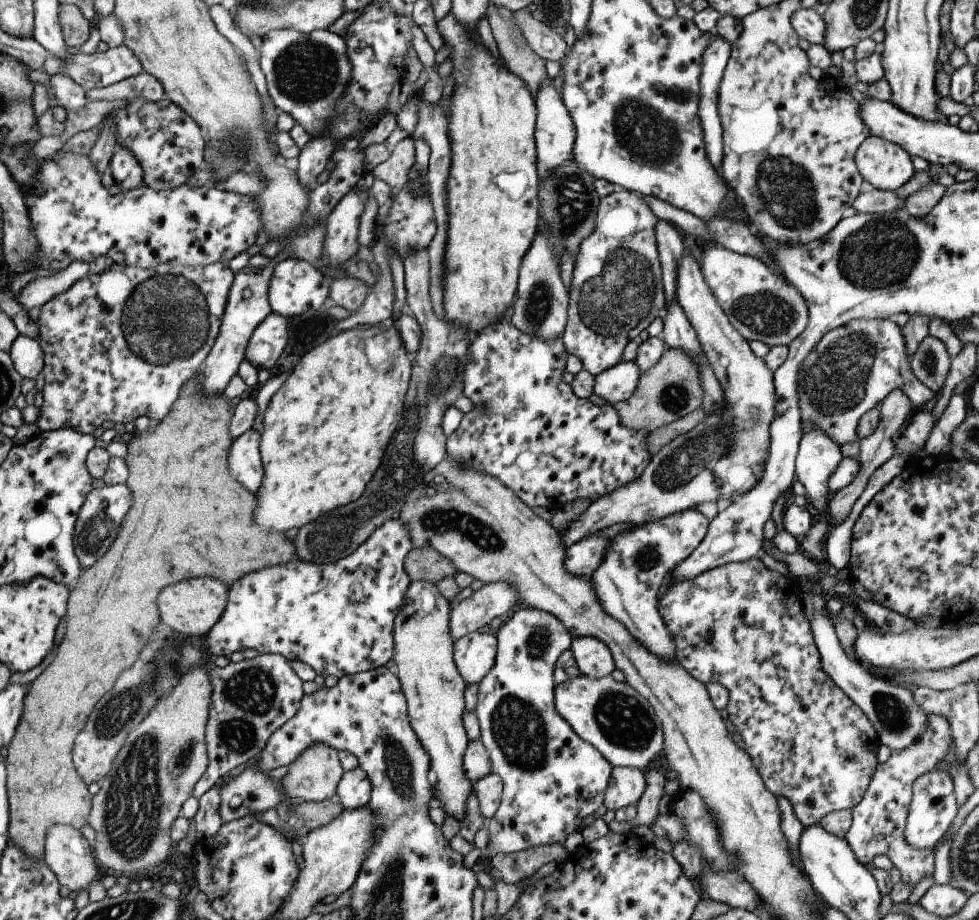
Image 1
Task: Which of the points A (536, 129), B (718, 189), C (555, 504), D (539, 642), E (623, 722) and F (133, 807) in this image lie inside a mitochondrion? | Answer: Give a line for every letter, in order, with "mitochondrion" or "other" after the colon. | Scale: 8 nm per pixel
A: other
B: other
C: other
D: mitochondrion
E: mitochondrion
F: mitochondrion

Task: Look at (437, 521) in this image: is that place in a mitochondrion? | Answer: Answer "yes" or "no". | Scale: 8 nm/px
yes

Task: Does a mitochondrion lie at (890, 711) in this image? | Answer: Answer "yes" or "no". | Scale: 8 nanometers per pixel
yes

